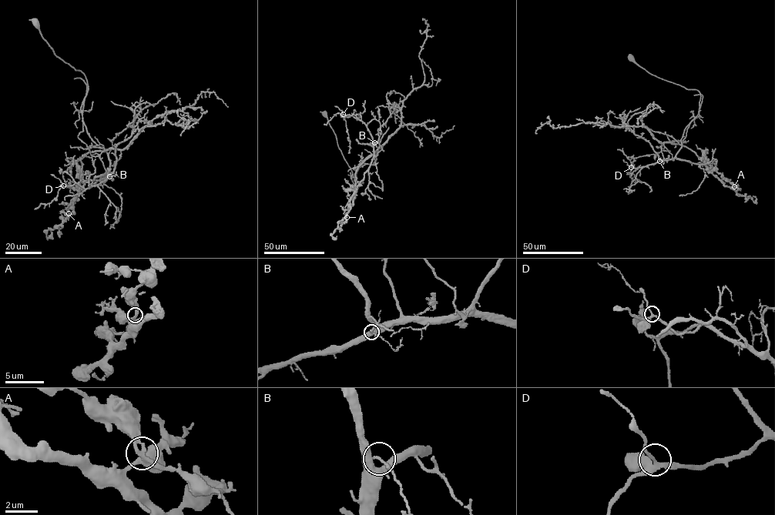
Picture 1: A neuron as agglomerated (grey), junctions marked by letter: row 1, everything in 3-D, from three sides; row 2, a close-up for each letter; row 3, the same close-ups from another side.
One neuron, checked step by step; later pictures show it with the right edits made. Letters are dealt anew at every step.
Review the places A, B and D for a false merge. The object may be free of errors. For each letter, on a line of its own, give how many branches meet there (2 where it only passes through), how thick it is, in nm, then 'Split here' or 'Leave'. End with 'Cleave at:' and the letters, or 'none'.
A: Branches: 3. Thickness 240 nm. Split here
B: Branches: 3. Thickness 220 nm. Leave
D: Branches: 3. Thickness 220 nm. Leave
Cleave at: A

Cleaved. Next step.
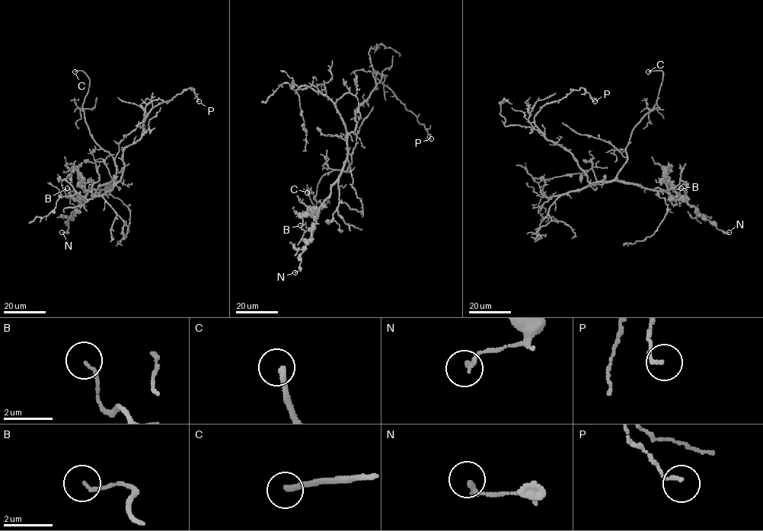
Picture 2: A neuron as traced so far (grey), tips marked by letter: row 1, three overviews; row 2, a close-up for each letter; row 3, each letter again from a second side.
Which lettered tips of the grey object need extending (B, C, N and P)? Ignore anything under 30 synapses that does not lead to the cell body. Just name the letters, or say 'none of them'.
C

